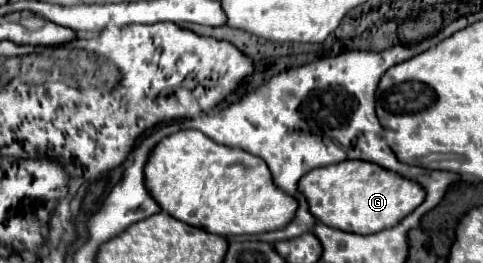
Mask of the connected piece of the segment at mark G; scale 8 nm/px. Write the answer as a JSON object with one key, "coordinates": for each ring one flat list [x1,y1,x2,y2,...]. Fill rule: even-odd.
{"coordinates":[[346,160,340,164,316,168,300,178,298,190,306,196,308,210,318,222,354,234,374,234,396,226,402,218,406,218,406,214,420,206,426,196,420,184,416,186,412,180,360,160]]}

